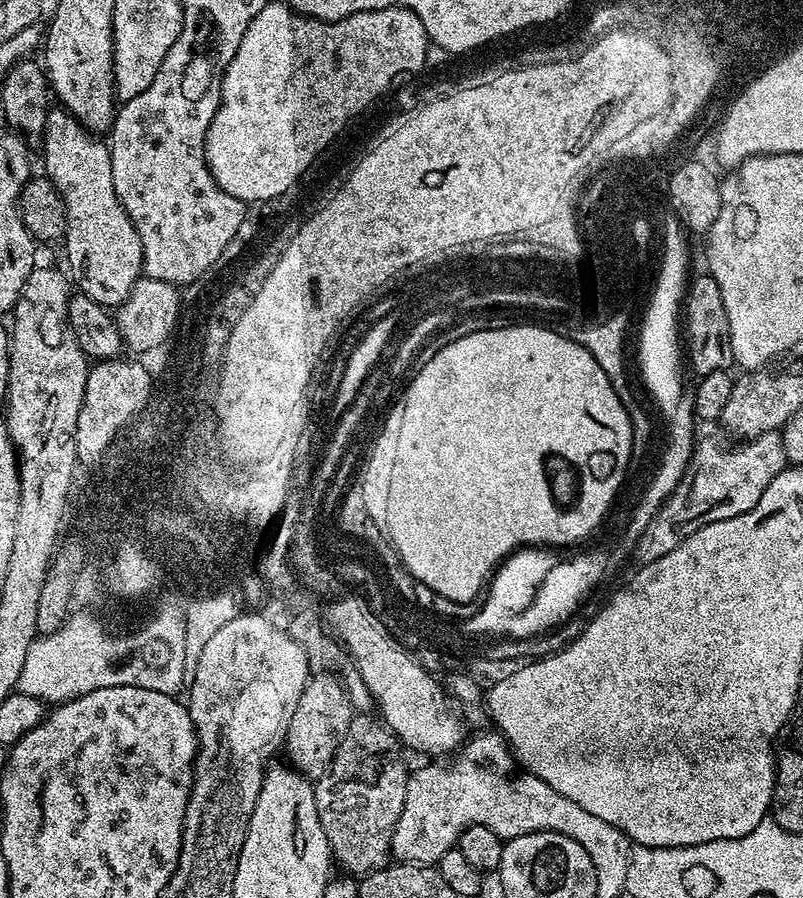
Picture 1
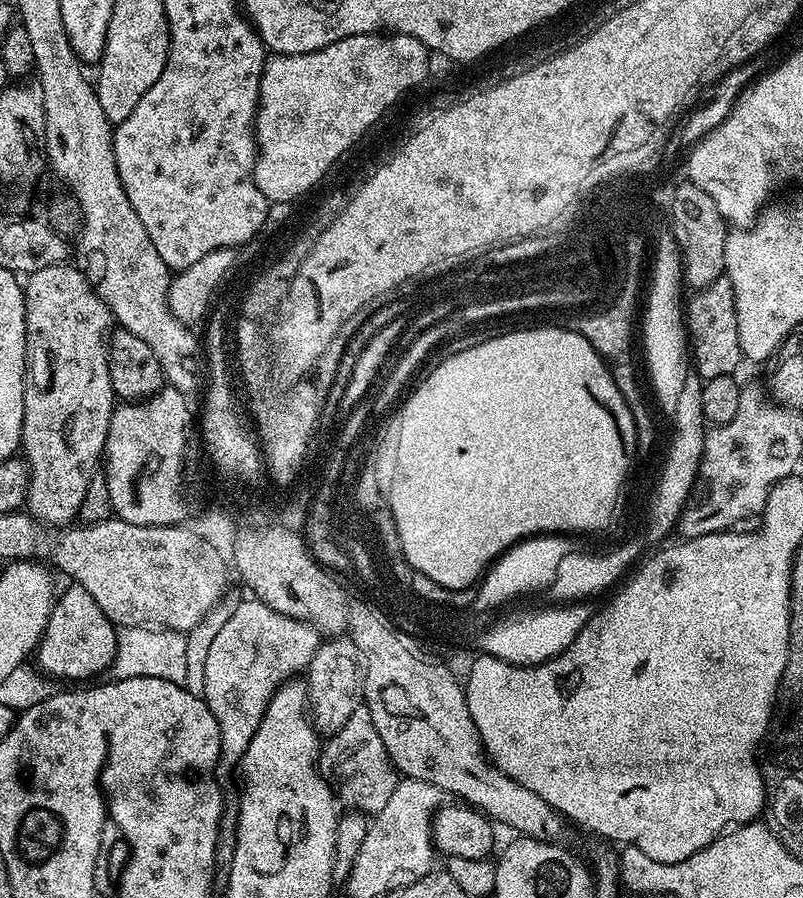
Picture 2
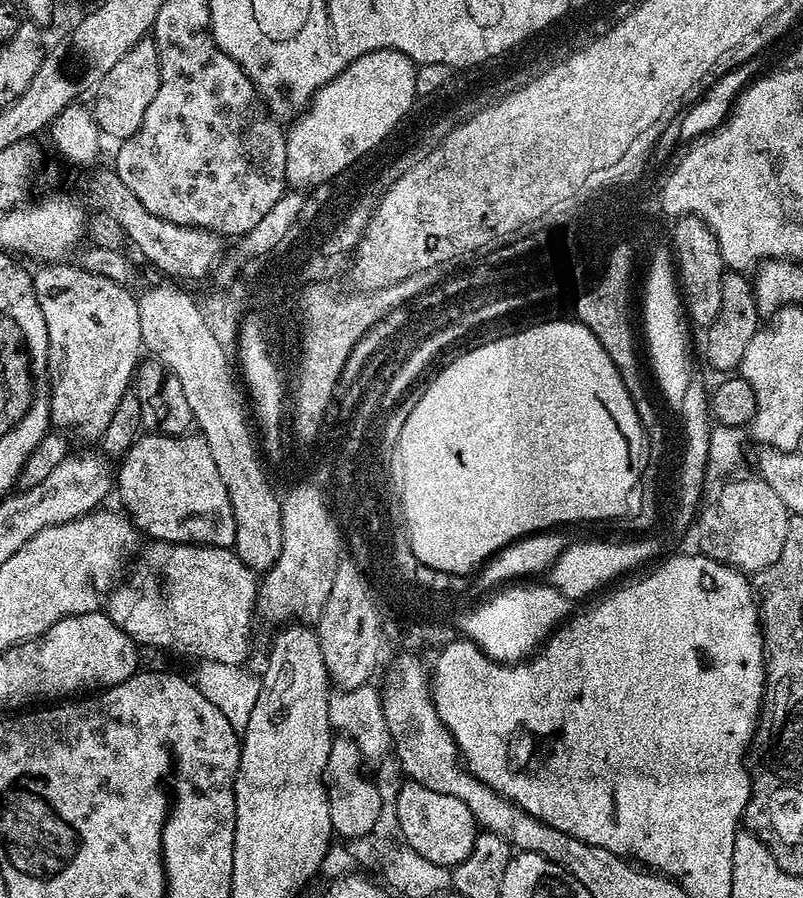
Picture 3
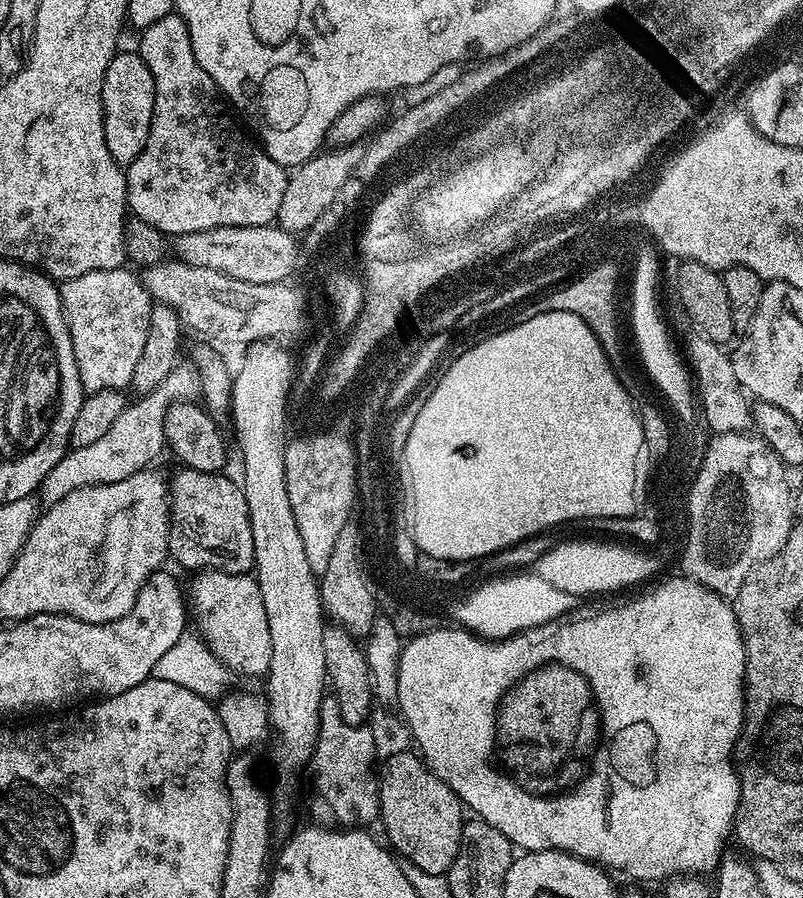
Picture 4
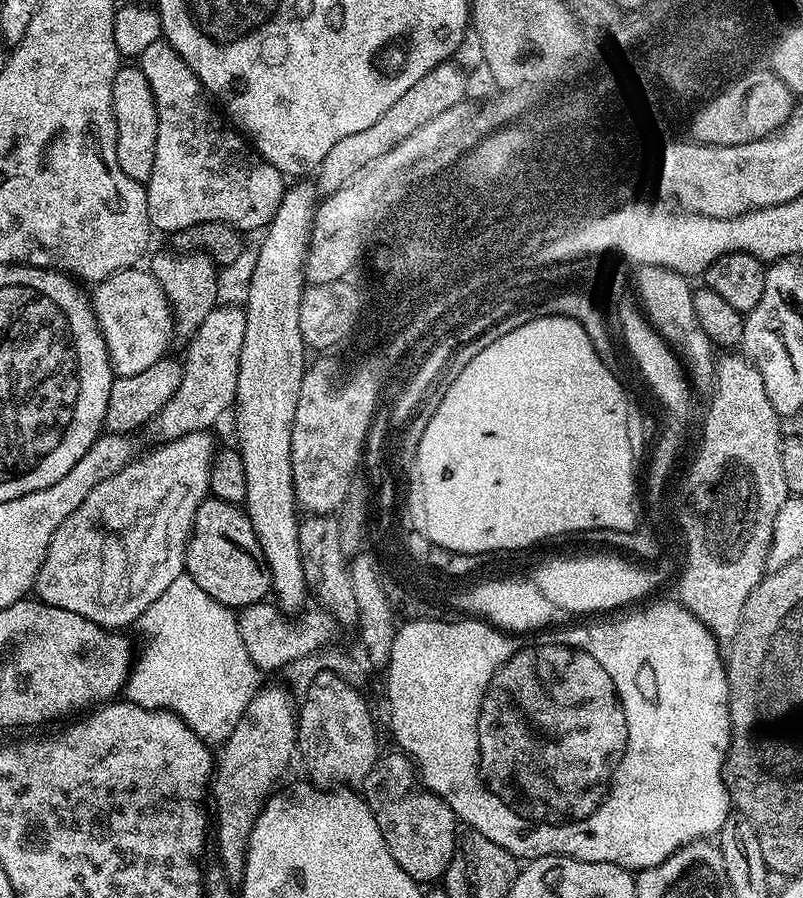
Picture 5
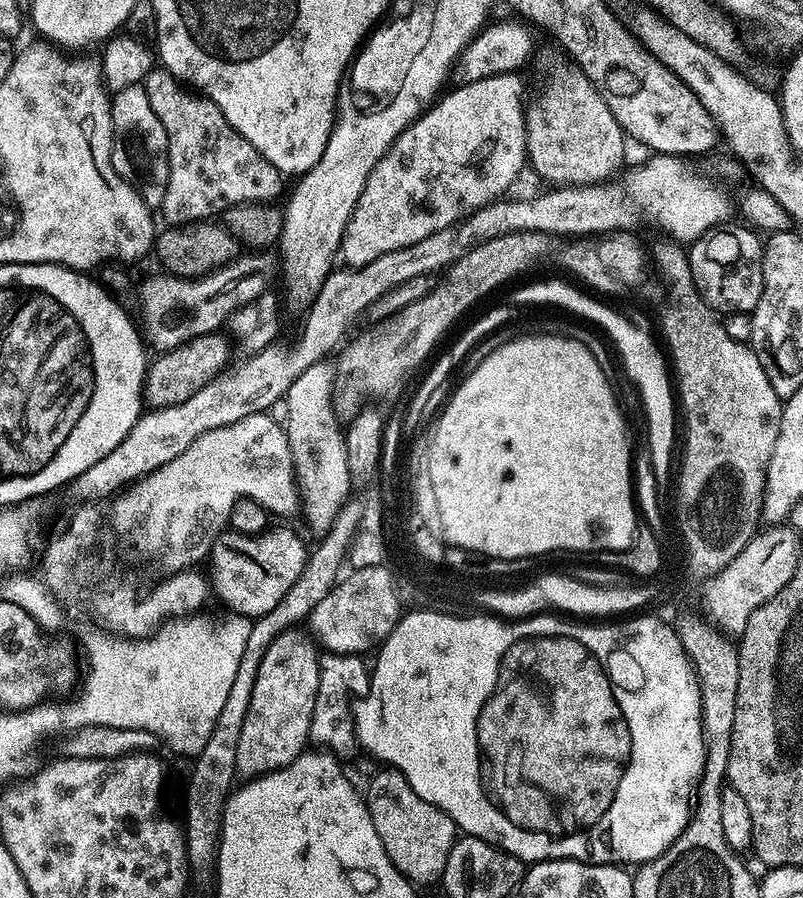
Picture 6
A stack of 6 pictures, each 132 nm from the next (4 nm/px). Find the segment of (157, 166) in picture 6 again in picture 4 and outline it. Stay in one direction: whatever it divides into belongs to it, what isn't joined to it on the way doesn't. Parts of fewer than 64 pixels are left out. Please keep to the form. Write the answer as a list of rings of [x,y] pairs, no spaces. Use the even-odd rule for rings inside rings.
[[[117,51],[112,57],[110,66],[106,66],[106,78],[102,78],[106,150],[110,150],[116,164],[130,165],[134,162],[134,158],[138,158],[138,154],[142,154],[154,118],[155,93],[154,74],[150,74],[150,66],[146,66],[139,51]]]

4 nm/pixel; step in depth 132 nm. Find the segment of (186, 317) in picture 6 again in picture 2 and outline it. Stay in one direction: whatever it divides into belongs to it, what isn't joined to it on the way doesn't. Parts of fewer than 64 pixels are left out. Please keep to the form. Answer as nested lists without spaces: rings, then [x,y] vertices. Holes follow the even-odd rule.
[[[71,263],[38,270],[27,277],[23,289],[26,306],[26,370],[20,448],[28,466],[26,511],[45,526],[68,526],[79,517],[82,498],[86,498],[86,486],[90,486],[93,476],[97,475],[108,437],[114,393],[106,341],[114,321],[112,311],[104,305],[102,298],[98,298],[79,267]]]

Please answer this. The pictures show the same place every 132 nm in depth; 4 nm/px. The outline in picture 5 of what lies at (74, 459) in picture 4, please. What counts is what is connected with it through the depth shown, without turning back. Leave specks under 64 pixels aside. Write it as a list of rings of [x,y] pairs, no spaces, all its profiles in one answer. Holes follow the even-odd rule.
[[[217,306],[198,326],[188,344],[188,357],[183,357],[184,377],[174,390],[174,398],[162,406],[156,415],[154,429],[156,440],[163,442],[182,438],[182,434],[206,432],[220,420],[224,411],[236,403],[238,390],[238,366],[242,358],[242,340],[246,338],[246,318],[243,307],[223,308]]]

